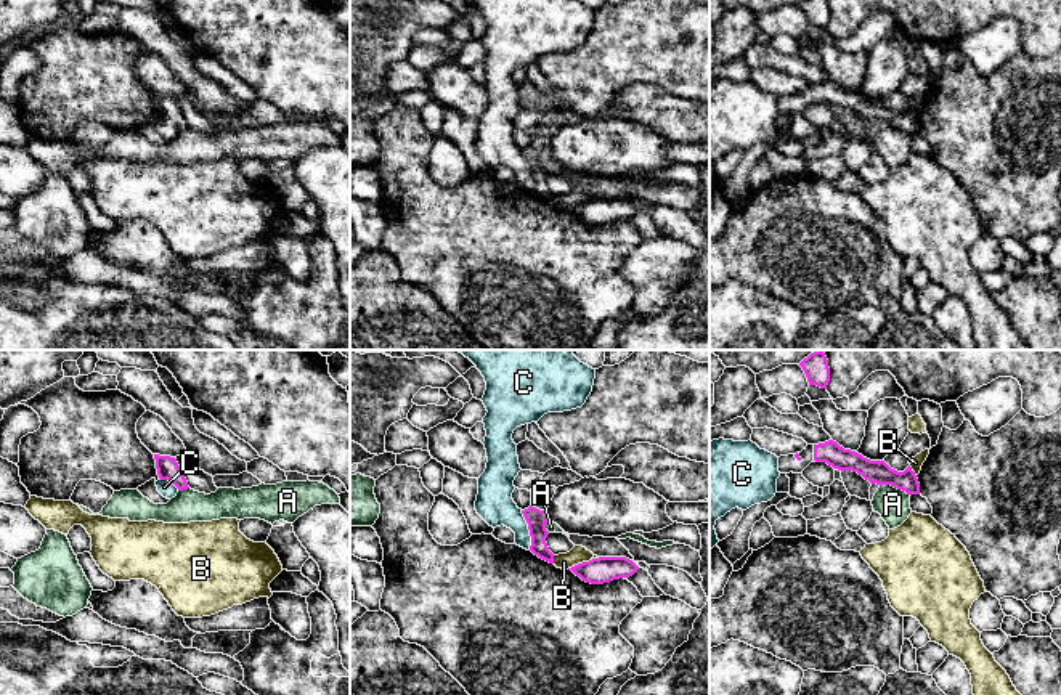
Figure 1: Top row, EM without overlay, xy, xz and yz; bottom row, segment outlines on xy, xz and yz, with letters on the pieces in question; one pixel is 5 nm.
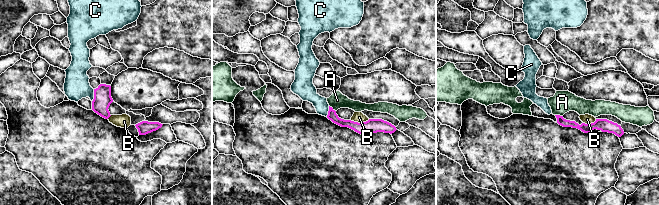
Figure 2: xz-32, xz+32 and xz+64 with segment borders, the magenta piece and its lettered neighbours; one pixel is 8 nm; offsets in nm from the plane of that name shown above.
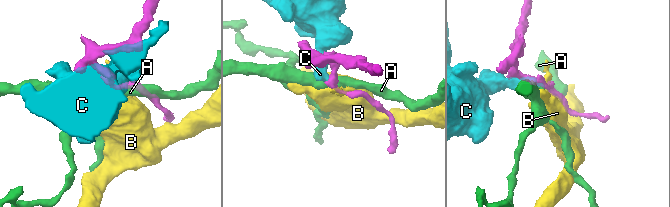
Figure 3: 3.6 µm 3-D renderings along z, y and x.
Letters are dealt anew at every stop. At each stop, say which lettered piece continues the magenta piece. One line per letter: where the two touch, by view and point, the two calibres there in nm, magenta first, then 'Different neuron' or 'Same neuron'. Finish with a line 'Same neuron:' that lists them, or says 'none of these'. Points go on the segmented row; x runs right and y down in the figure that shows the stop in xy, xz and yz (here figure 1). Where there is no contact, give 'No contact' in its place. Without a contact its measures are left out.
A: Touches magenta at yz (896, 487). Thickness 120 nm (magenta) against 170 nm. Different neuron
B: Touches magenta at xz (580, 564). Thickness 130 nm (magenta) against 90 nm. Different neuron
C: Touches magenta at xz (528, 528). Thickness 100 nm (magenta) against 190 nm. Different neuron
Same neuron: none of these

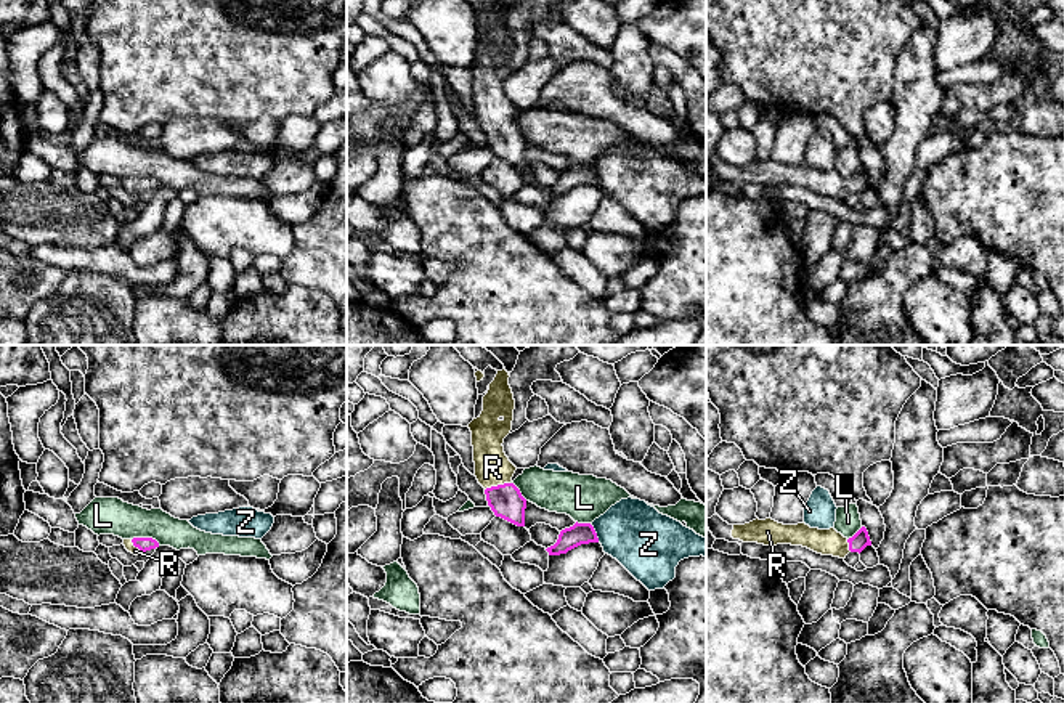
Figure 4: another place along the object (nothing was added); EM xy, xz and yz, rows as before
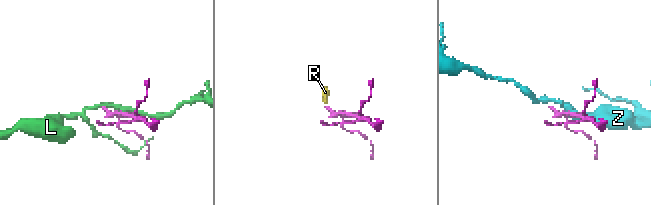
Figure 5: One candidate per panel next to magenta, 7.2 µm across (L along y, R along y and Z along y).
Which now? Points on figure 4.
L: Touches magenta at xy (146, 538). Thickness 70 nm (magenta) against 190 nm. Different neuron
R: Touches magenta at xz (498, 485). Thickness 170 nm (magenta) against 180 nm. Same neuron
Z: Touches magenta at xz (596, 533). Thickness 110 nm (magenta) against 320 nm. Different neuron
Same neuron: R

